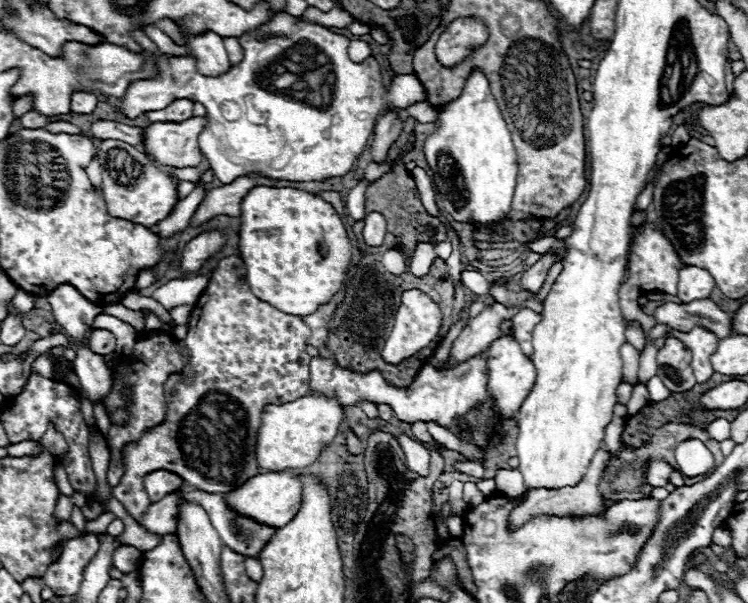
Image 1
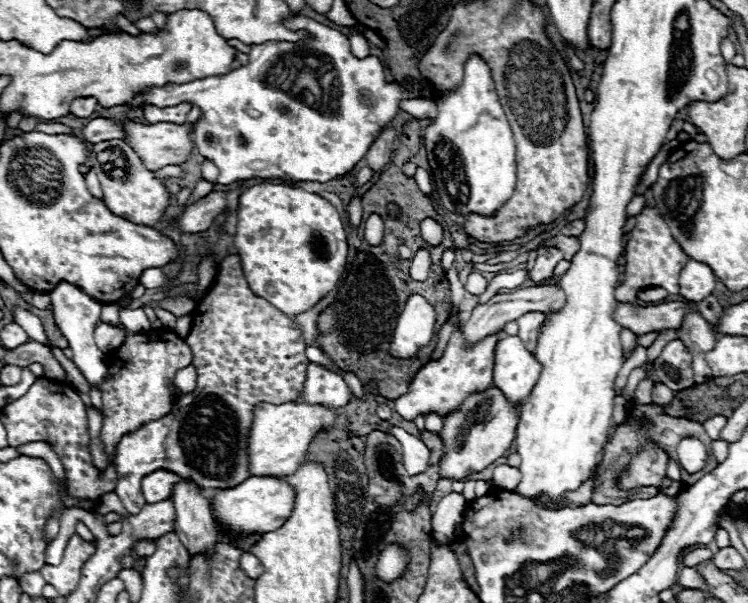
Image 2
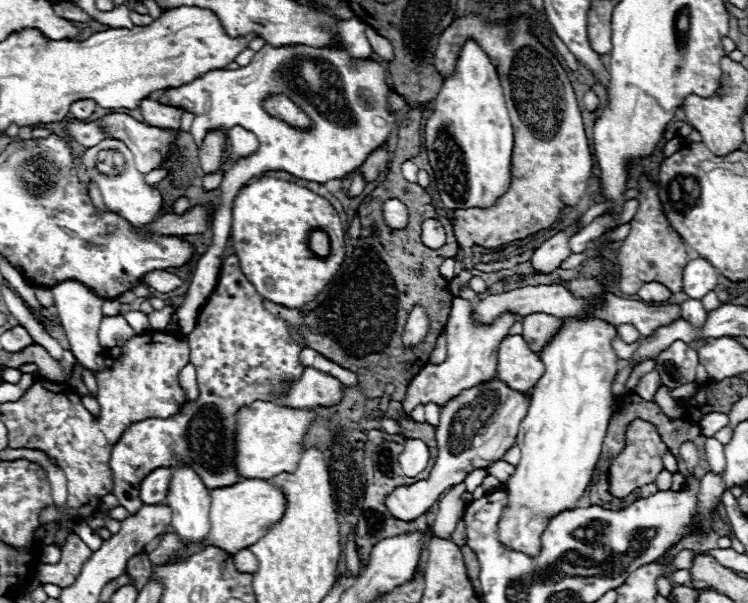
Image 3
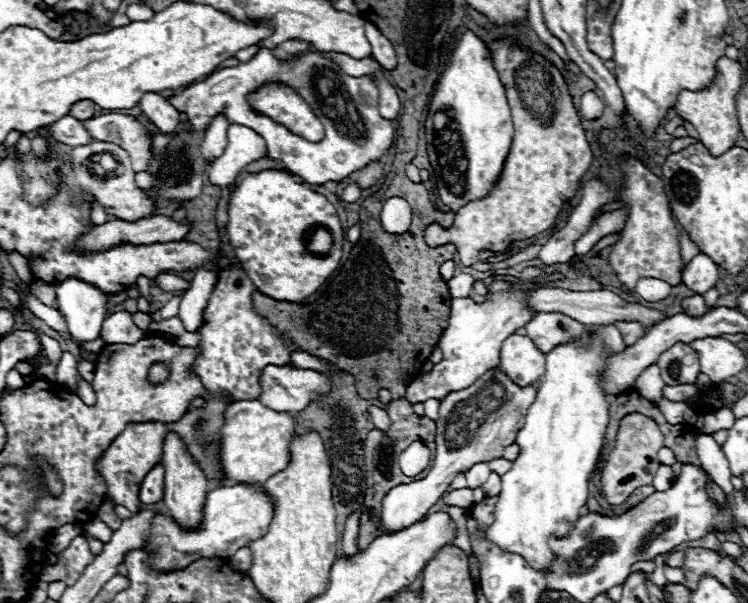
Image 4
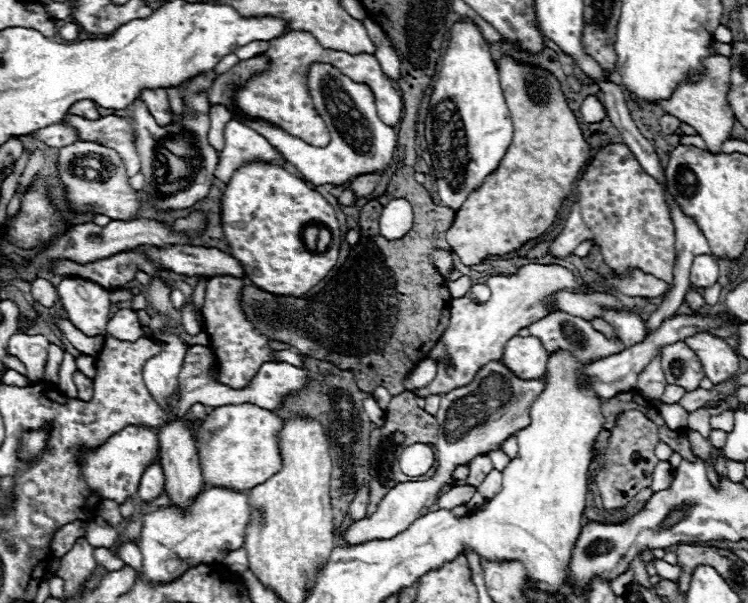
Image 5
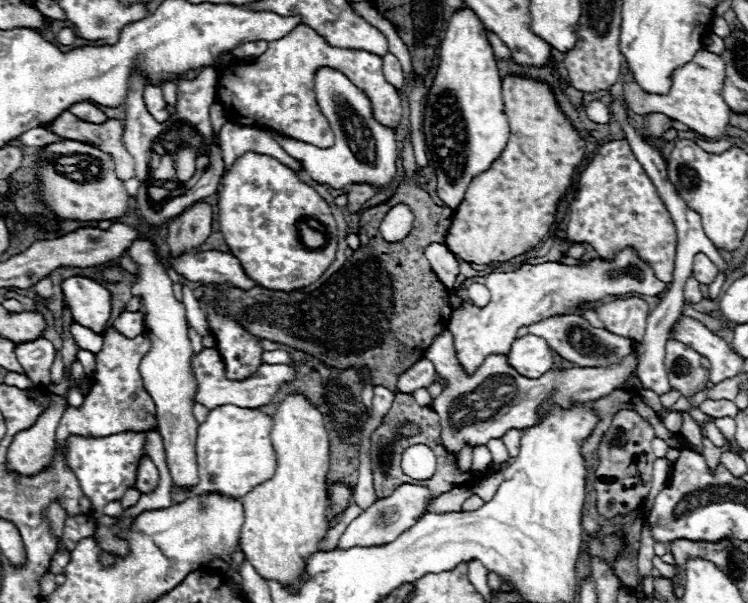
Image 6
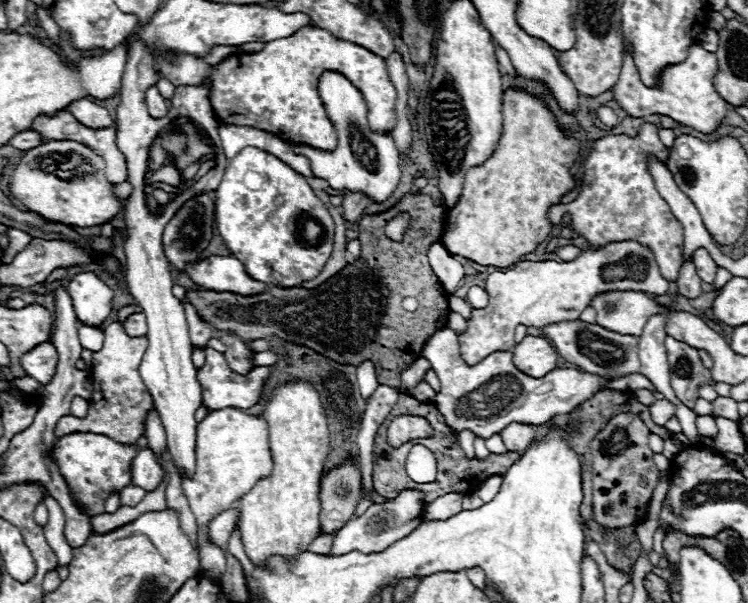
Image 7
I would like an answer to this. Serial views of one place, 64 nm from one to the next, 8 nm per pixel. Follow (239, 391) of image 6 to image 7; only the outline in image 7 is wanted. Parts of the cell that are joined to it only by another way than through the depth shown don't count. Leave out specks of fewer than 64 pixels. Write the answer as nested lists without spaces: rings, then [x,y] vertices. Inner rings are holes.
[[[206,348],[206,364],[202,370],[198,370],[198,380],[202,384],[202,402],[204,402],[204,406],[208,406],[212,410],[226,408],[226,406],[246,410],[258,402],[258,398],[262,394],[264,380],[268,378],[268,372],[270,372],[268,366],[256,366],[248,374],[238,374],[228,366],[226,358],[220,352]]]

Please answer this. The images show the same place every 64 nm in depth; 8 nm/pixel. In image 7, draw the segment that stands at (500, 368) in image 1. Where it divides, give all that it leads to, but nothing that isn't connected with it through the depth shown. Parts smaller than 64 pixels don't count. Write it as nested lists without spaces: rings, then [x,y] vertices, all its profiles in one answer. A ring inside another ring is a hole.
[[[526,336],[520,344],[512,348],[514,364],[528,376],[544,376],[544,372],[552,372],[558,364],[558,352],[550,340],[540,336]]]

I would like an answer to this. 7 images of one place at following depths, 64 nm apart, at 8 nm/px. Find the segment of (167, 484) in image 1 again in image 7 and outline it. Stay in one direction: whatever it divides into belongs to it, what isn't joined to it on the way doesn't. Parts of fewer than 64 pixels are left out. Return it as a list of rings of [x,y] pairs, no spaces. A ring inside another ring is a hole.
[[[142,448],[132,460],[132,484],[144,490],[156,490],[164,480],[164,470],[150,448]]]

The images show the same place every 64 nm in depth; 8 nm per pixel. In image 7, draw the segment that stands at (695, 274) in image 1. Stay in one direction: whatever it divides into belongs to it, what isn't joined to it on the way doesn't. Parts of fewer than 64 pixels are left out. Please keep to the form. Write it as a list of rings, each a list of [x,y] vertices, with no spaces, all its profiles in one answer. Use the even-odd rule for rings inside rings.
[[[698,248],[698,250],[694,252],[694,266],[696,266],[698,276],[700,276],[702,282],[708,282],[708,284],[714,282],[714,276],[716,276],[716,268],[718,268],[718,266],[716,266],[716,262],[712,260],[712,256],[708,254],[706,248]]]

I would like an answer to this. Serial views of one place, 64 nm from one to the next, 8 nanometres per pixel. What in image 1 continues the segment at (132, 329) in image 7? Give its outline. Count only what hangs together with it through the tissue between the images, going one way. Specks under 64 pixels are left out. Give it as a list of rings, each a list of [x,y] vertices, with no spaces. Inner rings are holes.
[[[98,328],[98,330],[94,330],[94,332],[90,334],[90,348],[92,348],[96,354],[106,356],[106,354],[110,354],[110,352],[116,350],[116,336],[114,336],[110,330]]]

